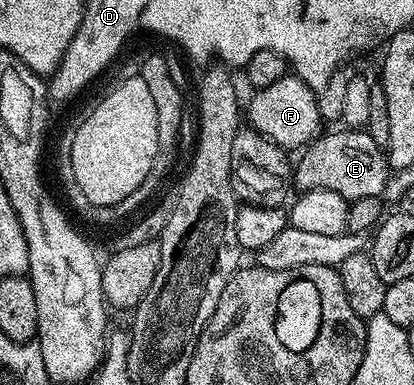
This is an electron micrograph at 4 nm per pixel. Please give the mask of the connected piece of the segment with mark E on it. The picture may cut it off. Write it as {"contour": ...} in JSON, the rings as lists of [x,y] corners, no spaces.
{"contour":[[[367,130],[343,131],[325,131],[299,153],[300,161],[294,164],[295,187],[298,186],[300,192],[334,190],[349,202],[367,196],[380,196],[390,175],[385,149],[370,138]]]}

